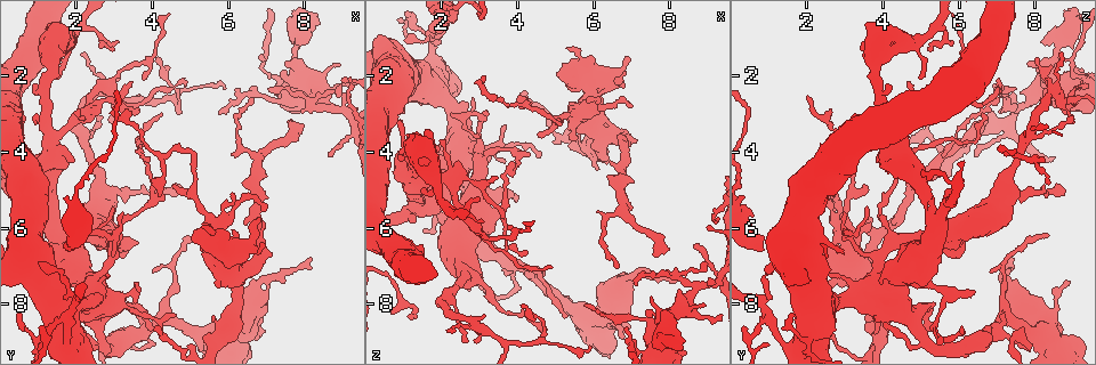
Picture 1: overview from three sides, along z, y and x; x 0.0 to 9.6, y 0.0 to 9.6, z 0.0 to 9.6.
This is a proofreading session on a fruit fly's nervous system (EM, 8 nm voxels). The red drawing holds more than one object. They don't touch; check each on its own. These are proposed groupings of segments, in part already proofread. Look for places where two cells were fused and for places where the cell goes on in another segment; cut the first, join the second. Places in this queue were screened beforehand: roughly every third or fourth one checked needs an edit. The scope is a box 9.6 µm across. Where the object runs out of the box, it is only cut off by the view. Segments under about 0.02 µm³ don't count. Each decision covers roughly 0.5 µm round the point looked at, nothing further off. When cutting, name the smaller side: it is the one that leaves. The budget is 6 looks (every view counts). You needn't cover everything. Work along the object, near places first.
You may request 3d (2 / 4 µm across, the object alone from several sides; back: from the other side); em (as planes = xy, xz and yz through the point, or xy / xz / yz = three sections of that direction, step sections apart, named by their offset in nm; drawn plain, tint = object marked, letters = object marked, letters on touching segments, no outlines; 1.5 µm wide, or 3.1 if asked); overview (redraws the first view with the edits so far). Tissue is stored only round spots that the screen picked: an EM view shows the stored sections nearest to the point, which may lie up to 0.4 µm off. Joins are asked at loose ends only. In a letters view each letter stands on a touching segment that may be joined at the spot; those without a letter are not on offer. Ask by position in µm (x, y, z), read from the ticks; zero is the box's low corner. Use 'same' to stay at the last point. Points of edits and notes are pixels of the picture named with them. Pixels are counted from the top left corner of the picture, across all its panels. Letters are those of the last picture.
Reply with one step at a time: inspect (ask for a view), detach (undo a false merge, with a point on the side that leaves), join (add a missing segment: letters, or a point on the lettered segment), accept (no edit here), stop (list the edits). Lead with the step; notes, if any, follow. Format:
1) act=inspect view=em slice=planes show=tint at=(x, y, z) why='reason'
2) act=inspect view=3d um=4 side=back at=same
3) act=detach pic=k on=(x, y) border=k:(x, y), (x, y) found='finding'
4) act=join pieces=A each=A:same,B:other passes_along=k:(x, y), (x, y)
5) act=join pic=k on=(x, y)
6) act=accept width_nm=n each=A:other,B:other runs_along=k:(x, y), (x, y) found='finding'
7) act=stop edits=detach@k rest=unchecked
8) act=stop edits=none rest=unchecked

act=inspect view=3d um=2 at=(1.50, 8.60, 6.10) why='branch stops here'

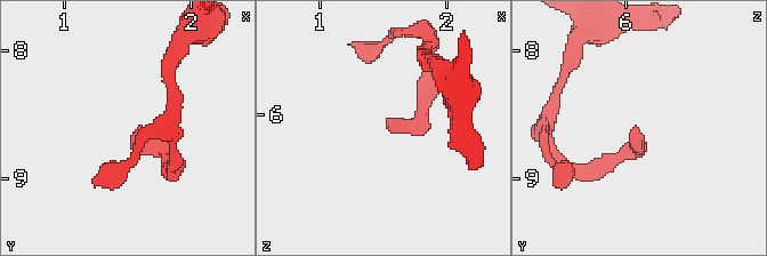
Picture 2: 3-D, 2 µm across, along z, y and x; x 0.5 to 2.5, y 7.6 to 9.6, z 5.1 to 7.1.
act=inspect view=em slice=xz step=4 show=tint at=(1.56, 8.62, 6.12) why='need the tissue'

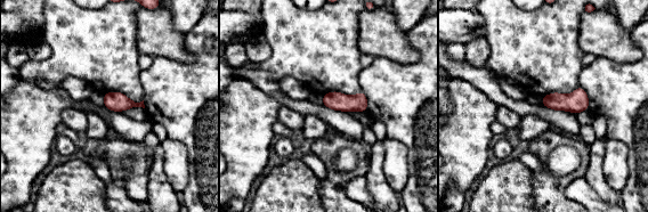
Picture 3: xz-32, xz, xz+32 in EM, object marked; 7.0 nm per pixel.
act=inspect view=em slice=planes show=letters at=same

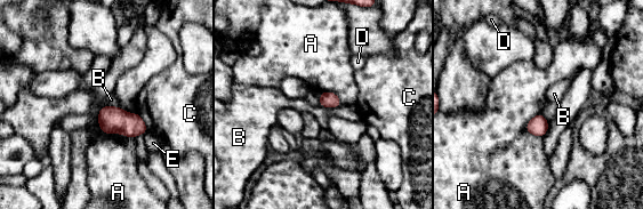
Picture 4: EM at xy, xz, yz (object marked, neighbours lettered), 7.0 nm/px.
act=accept each=A:other,B:other,C:other,D:other,E:other border=4:(319, 104), (323, 106), (342, 105) found='no lettered segment goes on from it'

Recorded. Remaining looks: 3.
act=inspect view=3d um=2 at=(3.65, 7.65, 3.25) why='branch stops here'

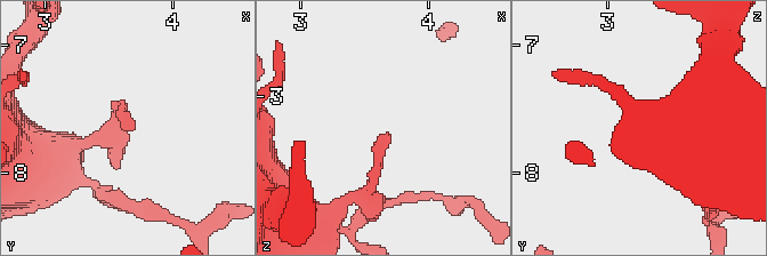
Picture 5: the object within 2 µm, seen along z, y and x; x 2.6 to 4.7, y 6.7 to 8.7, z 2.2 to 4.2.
act=inspect view=em slice=planes show=letters at=(3.68, 7.60, 3.28)

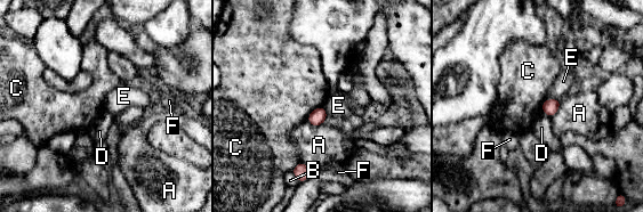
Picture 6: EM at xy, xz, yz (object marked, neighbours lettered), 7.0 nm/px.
act=accept each=A:other,B:other,C:other,D:other,E:other,F:other border=6:(322, 105), (316, 107), (306, 119) found='no lettered segment goes on from it'

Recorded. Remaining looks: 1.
act=inspect view=em slice=planes show=letters at=(4.50, 4.95, 3.60) why='tapers out'

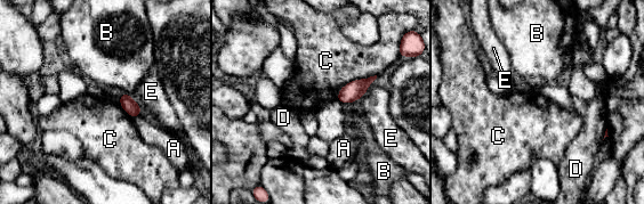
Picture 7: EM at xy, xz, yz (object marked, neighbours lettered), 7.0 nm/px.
act=accept width_nm=100 each=A:other,B:other,C:other,D:other,E:other border=7:(376, 74), (349, 81), (336, 99) found='none of them fits'

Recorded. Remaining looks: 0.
act=stop edits=none rest=unchecked

